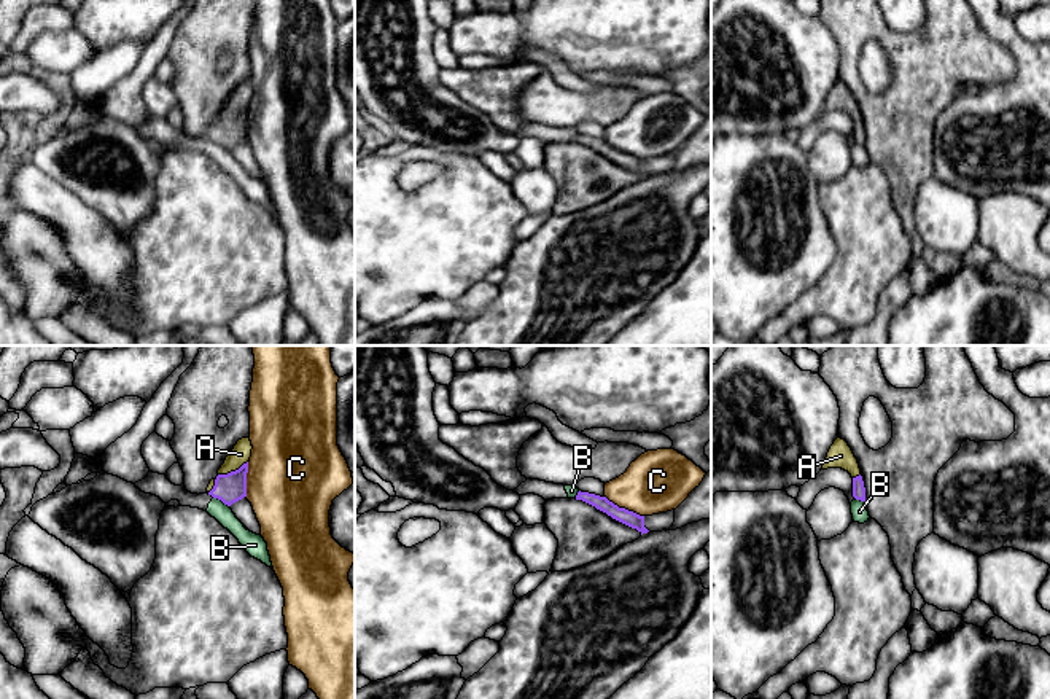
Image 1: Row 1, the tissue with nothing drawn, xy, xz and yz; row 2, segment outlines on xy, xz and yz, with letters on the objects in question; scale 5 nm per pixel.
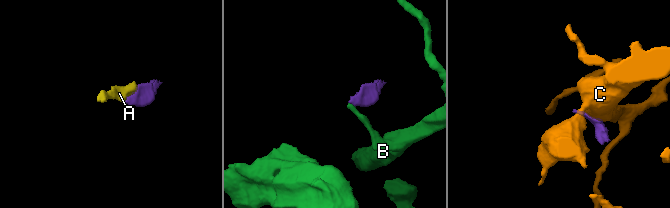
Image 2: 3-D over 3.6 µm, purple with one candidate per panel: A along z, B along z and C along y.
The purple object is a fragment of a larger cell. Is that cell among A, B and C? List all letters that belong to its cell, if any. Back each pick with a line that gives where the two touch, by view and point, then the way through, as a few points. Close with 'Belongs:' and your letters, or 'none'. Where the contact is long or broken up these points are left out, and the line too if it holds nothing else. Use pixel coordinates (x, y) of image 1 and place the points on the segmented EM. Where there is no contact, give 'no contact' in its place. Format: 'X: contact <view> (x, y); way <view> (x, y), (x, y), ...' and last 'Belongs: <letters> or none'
A: contact xy (233, 472); way xy (231, 488), (233, 472), (241, 454)
Belongs: A

